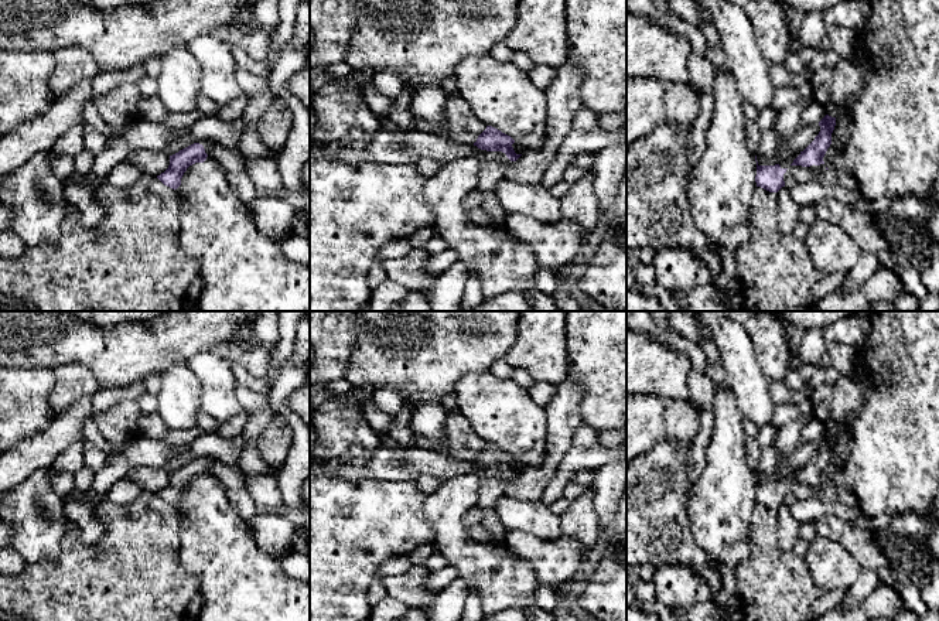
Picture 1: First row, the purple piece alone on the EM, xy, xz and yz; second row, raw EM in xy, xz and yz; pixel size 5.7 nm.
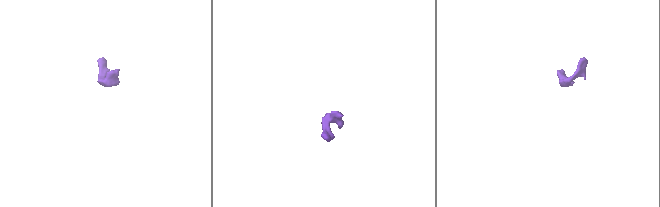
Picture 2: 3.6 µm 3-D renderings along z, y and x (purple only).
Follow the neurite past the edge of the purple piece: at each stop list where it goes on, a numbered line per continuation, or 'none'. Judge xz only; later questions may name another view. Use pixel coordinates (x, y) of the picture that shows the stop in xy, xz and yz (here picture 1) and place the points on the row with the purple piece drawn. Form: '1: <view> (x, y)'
none

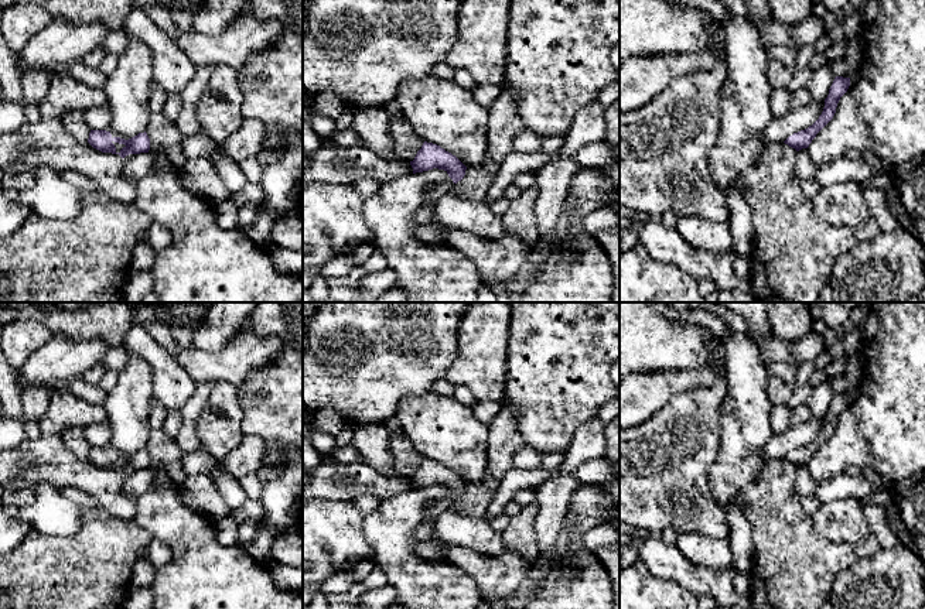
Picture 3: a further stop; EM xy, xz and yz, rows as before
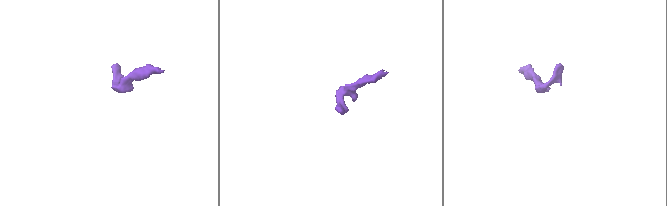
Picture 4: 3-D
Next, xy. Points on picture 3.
none

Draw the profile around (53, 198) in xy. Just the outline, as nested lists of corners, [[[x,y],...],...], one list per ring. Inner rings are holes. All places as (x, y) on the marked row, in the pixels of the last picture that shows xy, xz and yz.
[[[42,164],[30,170],[35,185],[27,192],[25,206],[35,216],[45,219],[68,220],[82,211],[82,194],[61,178],[59,171]]]

